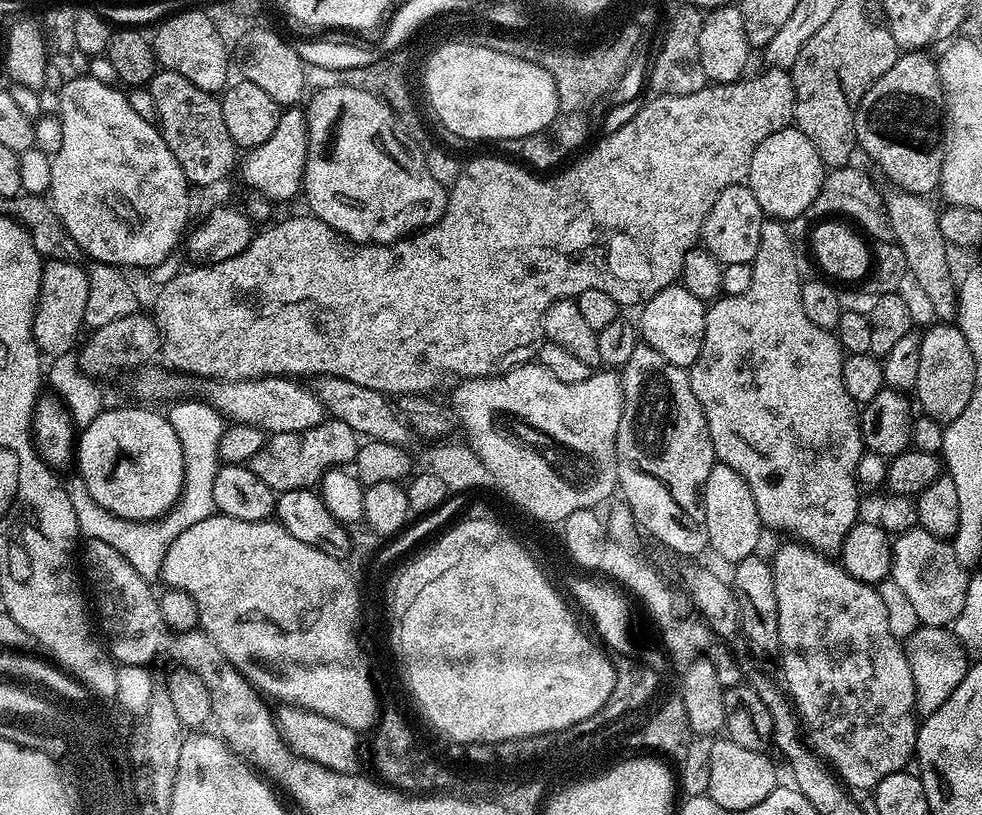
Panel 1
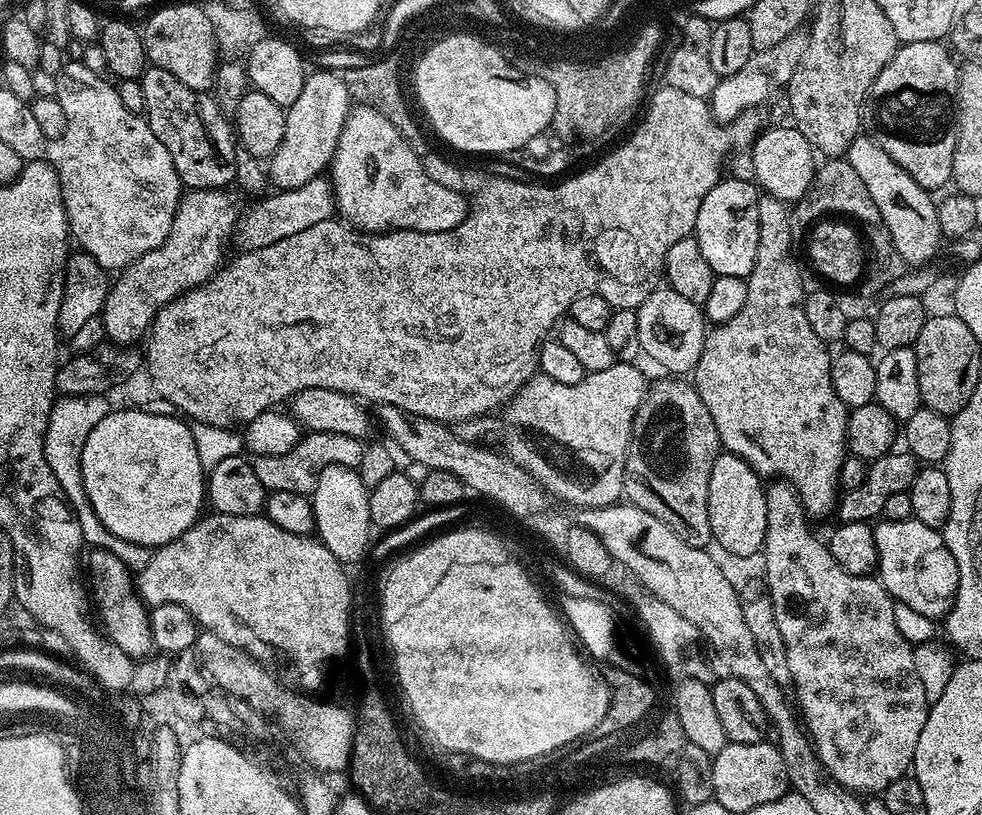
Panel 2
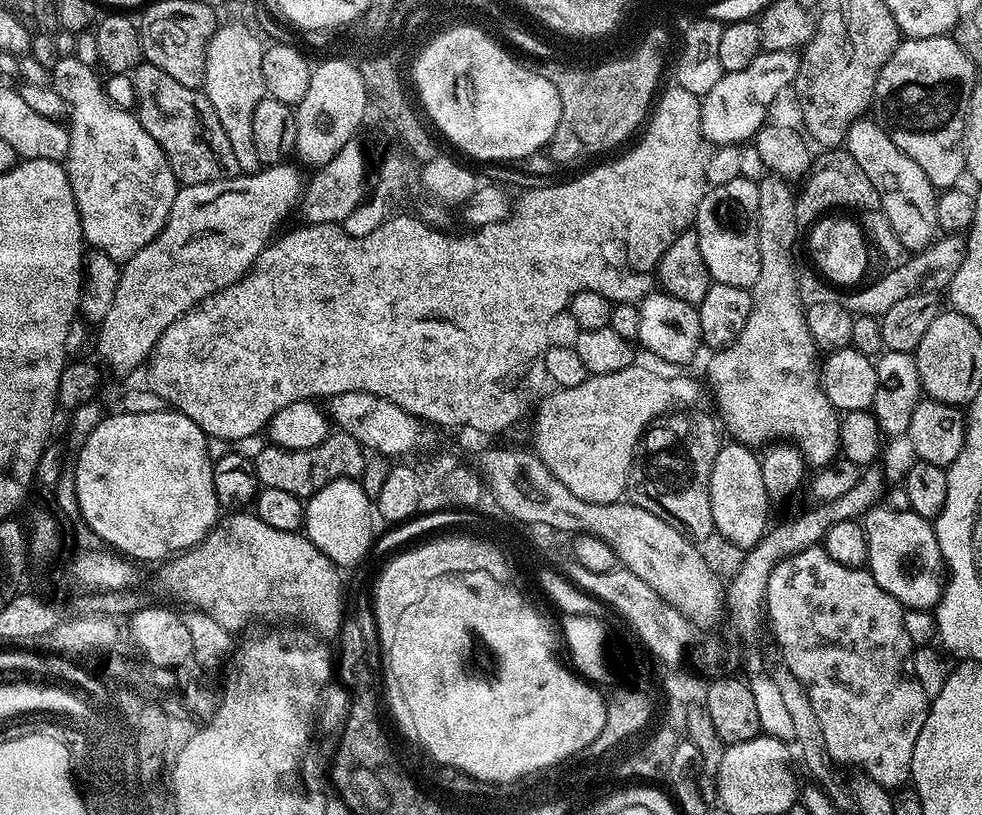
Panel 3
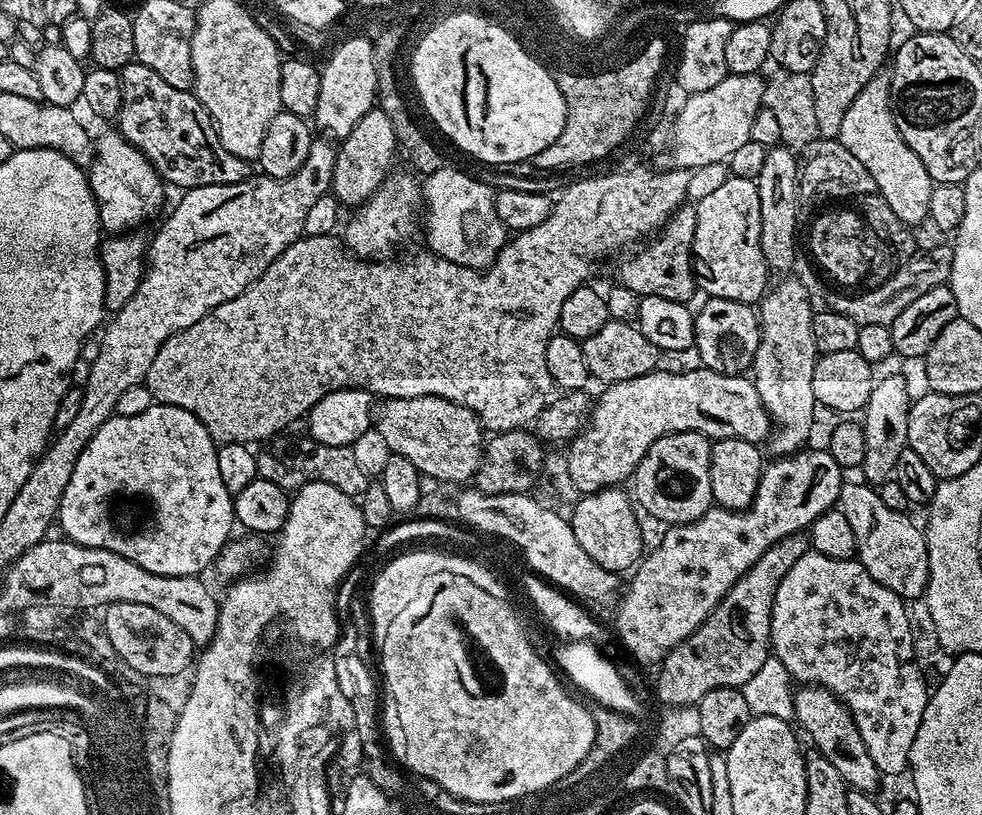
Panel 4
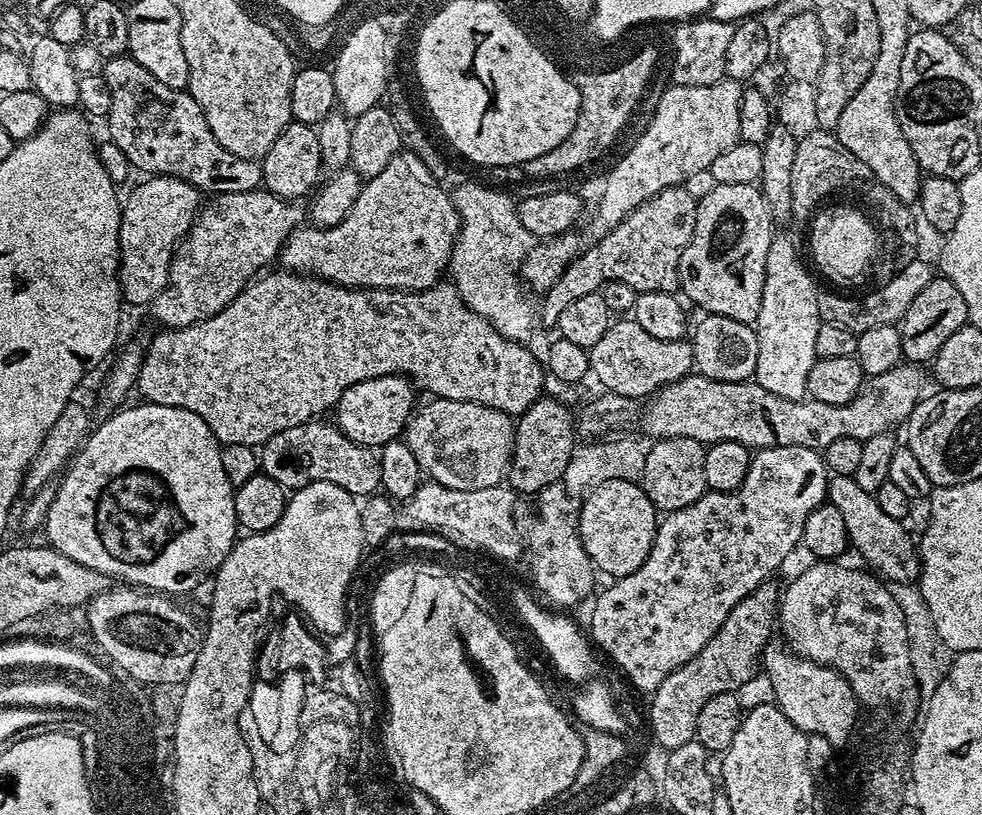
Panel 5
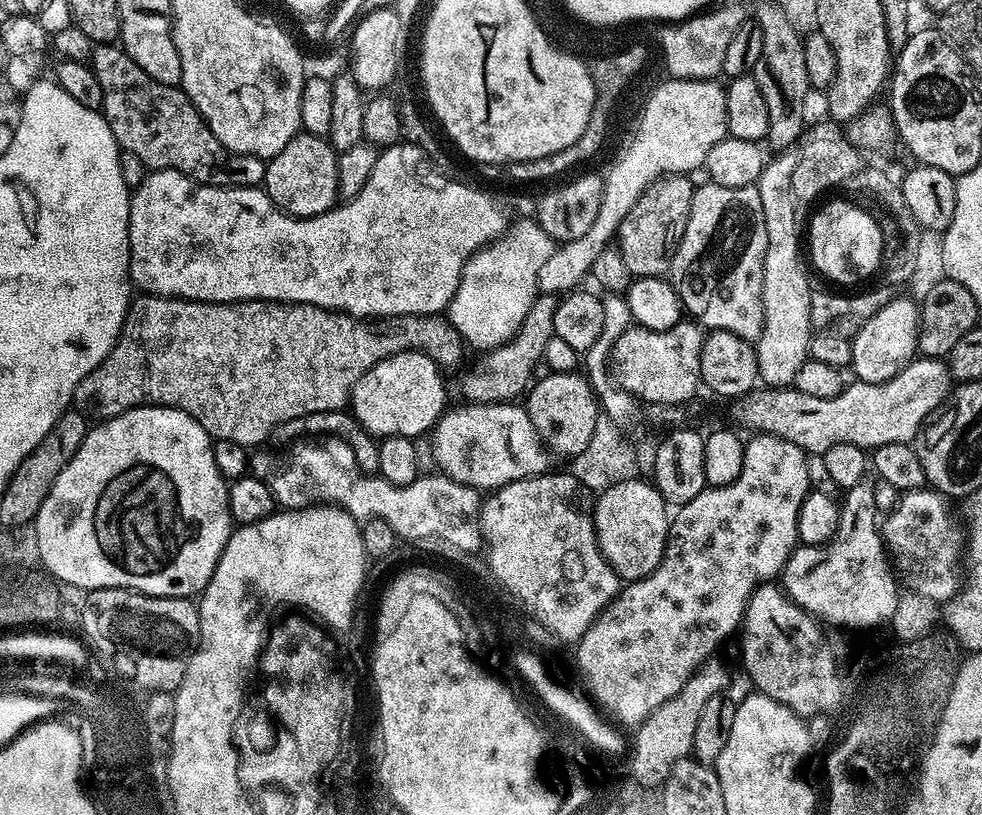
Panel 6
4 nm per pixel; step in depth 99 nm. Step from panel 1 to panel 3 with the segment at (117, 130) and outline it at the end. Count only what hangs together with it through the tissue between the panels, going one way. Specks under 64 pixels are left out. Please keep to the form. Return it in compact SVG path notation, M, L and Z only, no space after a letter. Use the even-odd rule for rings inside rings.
M68 54L59 57L50 71L51 87L70 109L71 146L64 167L79 206L85 241L117 262L129 260L161 232L179 192L179 180L135 113L109 102L93 67Z

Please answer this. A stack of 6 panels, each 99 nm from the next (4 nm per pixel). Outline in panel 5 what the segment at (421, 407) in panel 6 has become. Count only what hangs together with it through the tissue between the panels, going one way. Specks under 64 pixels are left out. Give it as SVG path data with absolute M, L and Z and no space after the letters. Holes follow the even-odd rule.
M379 376L350 386L338 398L334 409L334 422L354 442L365 448L379 450L403 433L408 419L417 407L417 389L407 376Z

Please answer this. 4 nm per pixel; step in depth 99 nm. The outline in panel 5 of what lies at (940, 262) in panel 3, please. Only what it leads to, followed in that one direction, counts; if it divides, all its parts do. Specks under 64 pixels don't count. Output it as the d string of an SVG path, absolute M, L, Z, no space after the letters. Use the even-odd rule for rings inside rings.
M923 258L904 265L886 284L860 296L844 296L836 292L819 291L818 312L821 323L845 326L860 335L877 326L899 323L909 309L910 303L929 285L934 278L934 268Z

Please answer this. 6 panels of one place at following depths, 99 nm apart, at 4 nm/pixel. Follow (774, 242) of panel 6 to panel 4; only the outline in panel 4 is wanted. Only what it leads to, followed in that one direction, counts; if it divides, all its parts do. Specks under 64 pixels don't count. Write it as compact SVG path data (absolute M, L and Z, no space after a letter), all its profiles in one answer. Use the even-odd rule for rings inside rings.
M780 278L780 280L771 285L768 291L764 293L763 300L758 304L758 315L760 318L760 341L758 342L758 350L754 354L754 362L750 369L750 379L753 386L758 390L758 398L762 398L762 406L768 411L768 419L774 425L770 432L770 439L767 441L766 448L769 448L773 453L773 457L790 456L793 452L801 451L809 443L808 435L812 432L812 419L818 413L818 405L814 398L814 366L816 365L816 357L818 355L814 346L814 322L812 321L812 313L814 305L808 301L808 288L800 280L784 280L788 278Z

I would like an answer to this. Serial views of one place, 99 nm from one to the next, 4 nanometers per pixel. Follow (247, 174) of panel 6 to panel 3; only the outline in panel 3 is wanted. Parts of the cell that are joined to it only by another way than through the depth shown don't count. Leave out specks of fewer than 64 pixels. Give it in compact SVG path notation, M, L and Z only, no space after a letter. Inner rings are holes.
M147 62L133 68L130 75L136 95L134 113L165 152L181 185L218 182L241 175L238 158L234 158L234 146L230 146L218 114L214 114L214 106L210 106L201 89L182 86L182 82L174 82L170 74Z

